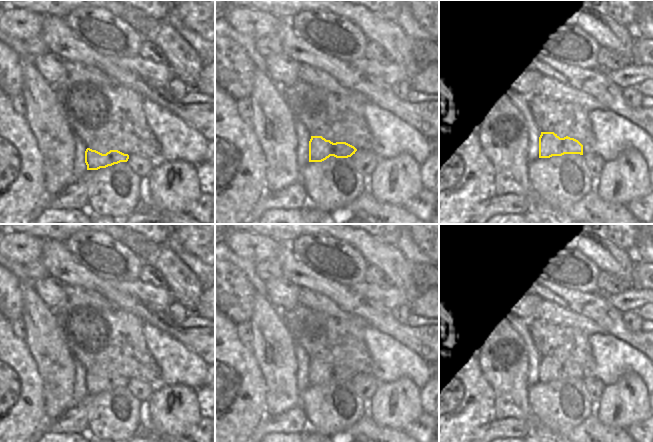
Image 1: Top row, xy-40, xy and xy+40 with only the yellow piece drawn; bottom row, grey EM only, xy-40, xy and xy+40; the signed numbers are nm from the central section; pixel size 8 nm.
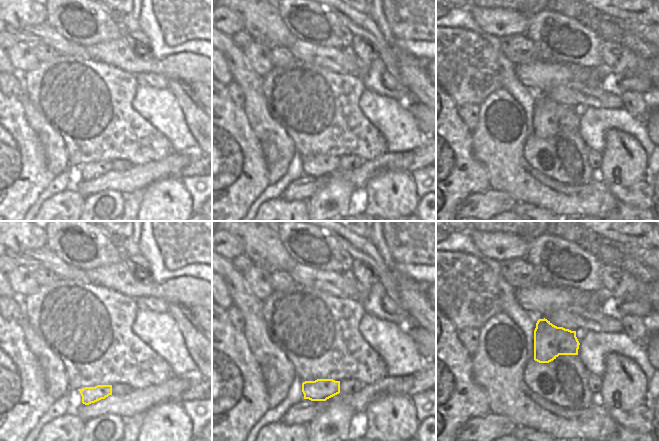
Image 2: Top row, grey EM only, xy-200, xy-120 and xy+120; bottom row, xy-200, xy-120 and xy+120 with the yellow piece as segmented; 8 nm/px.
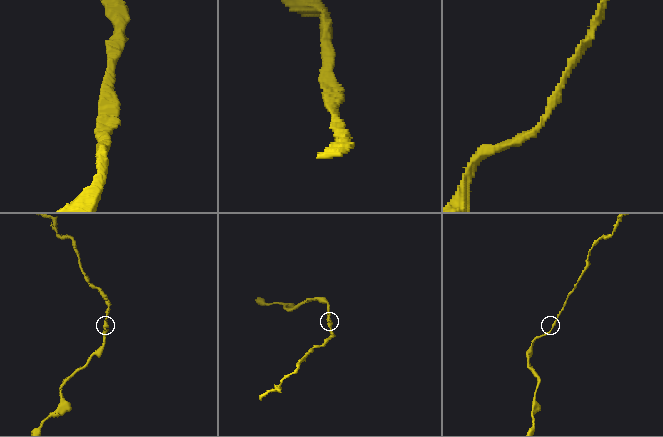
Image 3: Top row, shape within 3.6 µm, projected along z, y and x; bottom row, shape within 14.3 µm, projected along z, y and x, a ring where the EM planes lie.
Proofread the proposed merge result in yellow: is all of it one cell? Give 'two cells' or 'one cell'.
one cell

